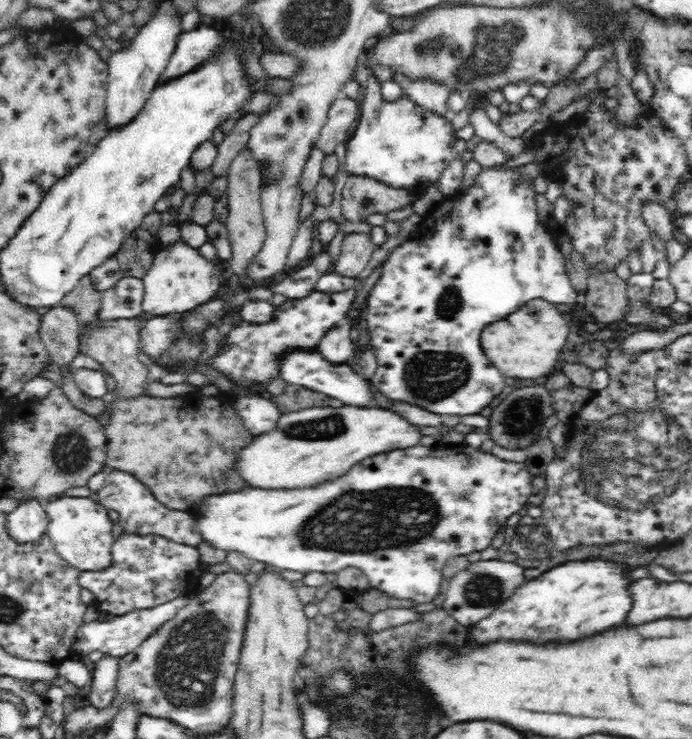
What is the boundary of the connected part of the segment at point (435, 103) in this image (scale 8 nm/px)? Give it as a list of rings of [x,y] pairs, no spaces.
[[[394,74],[393,80],[400,84],[401,94],[414,104],[440,115],[448,112],[446,102],[451,90],[447,86],[432,81],[410,81],[398,74]]]

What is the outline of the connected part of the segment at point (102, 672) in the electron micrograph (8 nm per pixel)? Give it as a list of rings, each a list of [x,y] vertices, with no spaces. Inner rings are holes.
[[[102,656],[91,668],[92,681],[90,684],[90,702],[96,707],[107,705],[113,697],[118,674],[118,659],[111,656]]]

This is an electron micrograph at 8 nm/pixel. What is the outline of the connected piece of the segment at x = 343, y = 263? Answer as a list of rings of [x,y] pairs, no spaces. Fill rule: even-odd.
[[[348,233],[342,238],[340,255],[333,271],[340,276],[356,280],[370,264],[370,256],[377,247],[372,242],[370,234]]]

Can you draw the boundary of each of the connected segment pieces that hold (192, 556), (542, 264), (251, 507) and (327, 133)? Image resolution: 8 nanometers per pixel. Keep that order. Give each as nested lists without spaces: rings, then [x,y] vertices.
[[[122,533],[112,544],[112,558],[108,568],[99,571],[80,571],[77,583],[94,594],[99,611],[116,616],[128,614],[140,607],[148,608],[178,597],[194,594],[204,565],[196,547],[177,544],[160,535]]]
[[[495,167],[483,169],[480,176],[476,178],[476,184],[462,194],[452,198],[446,198],[440,202],[419,224],[417,232],[405,242],[396,247],[385,260],[380,278],[376,286],[370,290],[364,310],[364,320],[370,335],[370,344],[377,358],[377,369],[374,376],[370,379],[376,388],[390,400],[402,402],[402,404],[412,404],[420,406],[428,412],[436,414],[450,414],[450,416],[466,416],[466,414],[478,414],[482,408],[491,406],[492,400],[502,392],[504,376],[496,366],[492,366],[480,346],[480,336],[486,326],[492,322],[504,320],[508,314],[520,310],[526,302],[530,300],[542,299],[549,303],[574,305],[577,297],[577,290],[572,286],[566,274],[565,261],[556,241],[556,233],[551,233],[542,223],[537,215],[535,198],[536,192],[532,182],[522,179],[522,176],[512,167]]]
[[[412,446],[402,450],[392,450],[380,456],[372,456],[352,466],[348,475],[332,481],[332,484],[320,484],[320,488],[304,488],[300,492],[268,492],[254,490],[240,490],[230,493],[212,493],[201,500],[201,504],[191,511],[196,518],[196,531],[200,532],[201,540],[210,542],[216,550],[226,553],[240,553],[246,559],[254,562],[264,562],[268,567],[276,570],[296,570],[296,572],[340,572],[344,568],[359,568],[368,577],[370,584],[392,598],[412,600],[416,604],[424,604],[438,597],[440,582],[443,579],[444,564],[452,556],[467,556],[470,552],[483,551],[490,547],[494,536],[513,514],[530,505],[530,494],[533,490],[533,478],[526,465],[521,461],[500,460],[489,452],[478,452],[474,448],[456,448],[456,450],[436,450],[428,446]]]
[[[344,93],[338,95],[330,105],[326,122],[320,130],[320,138],[314,148],[328,155],[334,153],[336,146],[346,142],[348,132],[354,128],[358,118],[358,102],[348,98]]]

